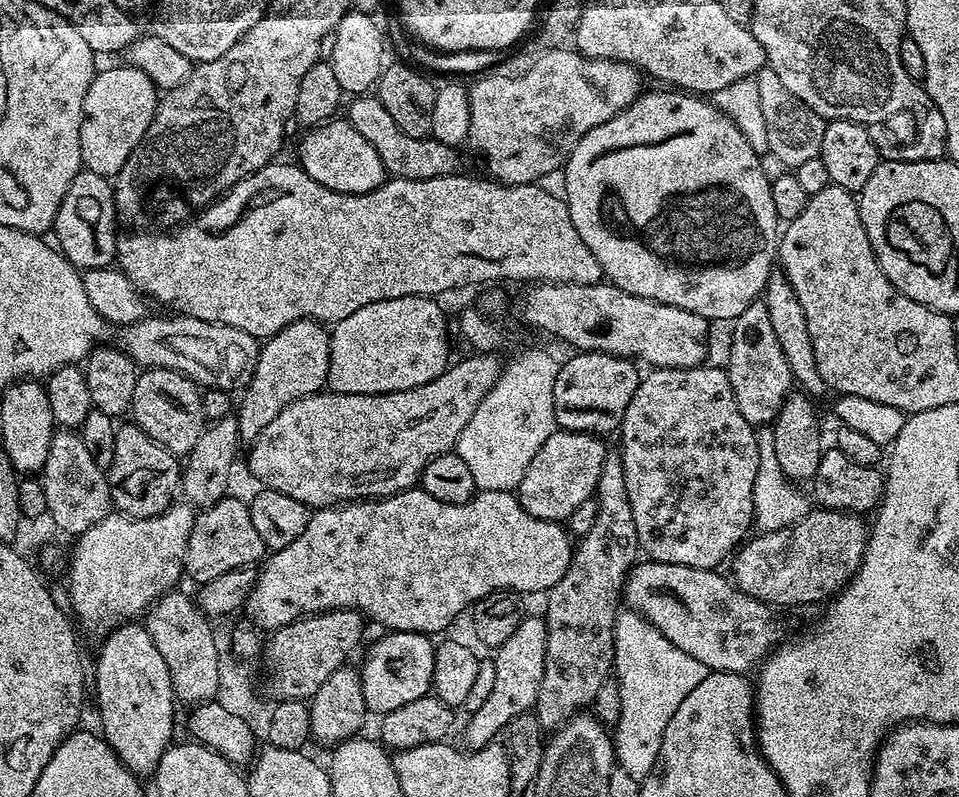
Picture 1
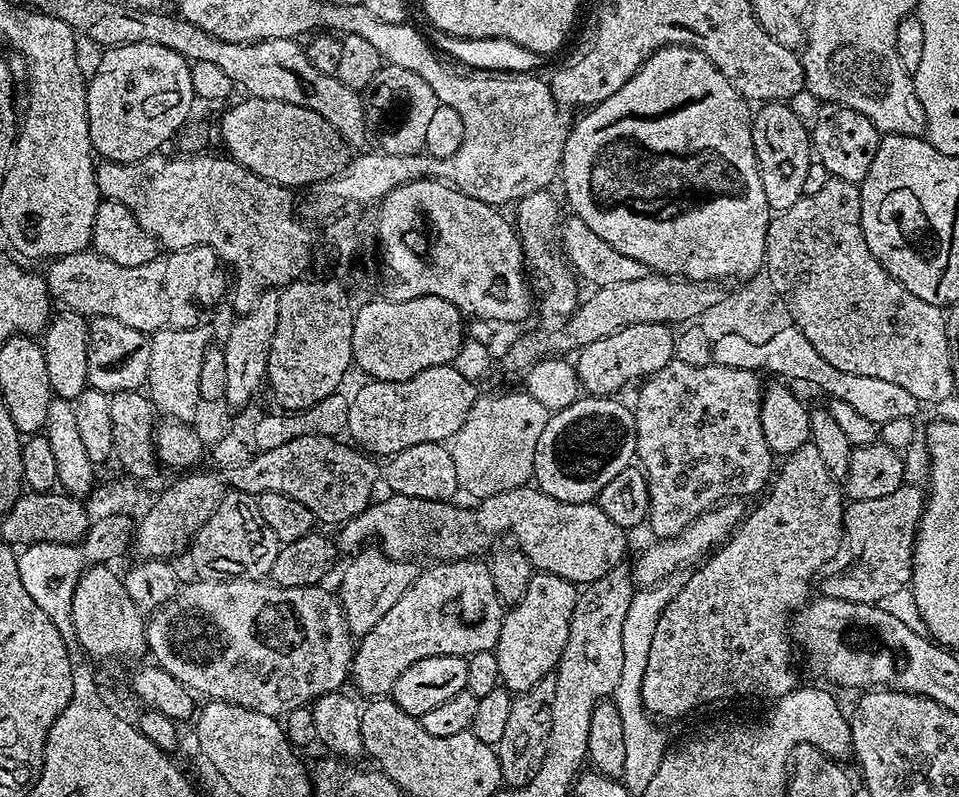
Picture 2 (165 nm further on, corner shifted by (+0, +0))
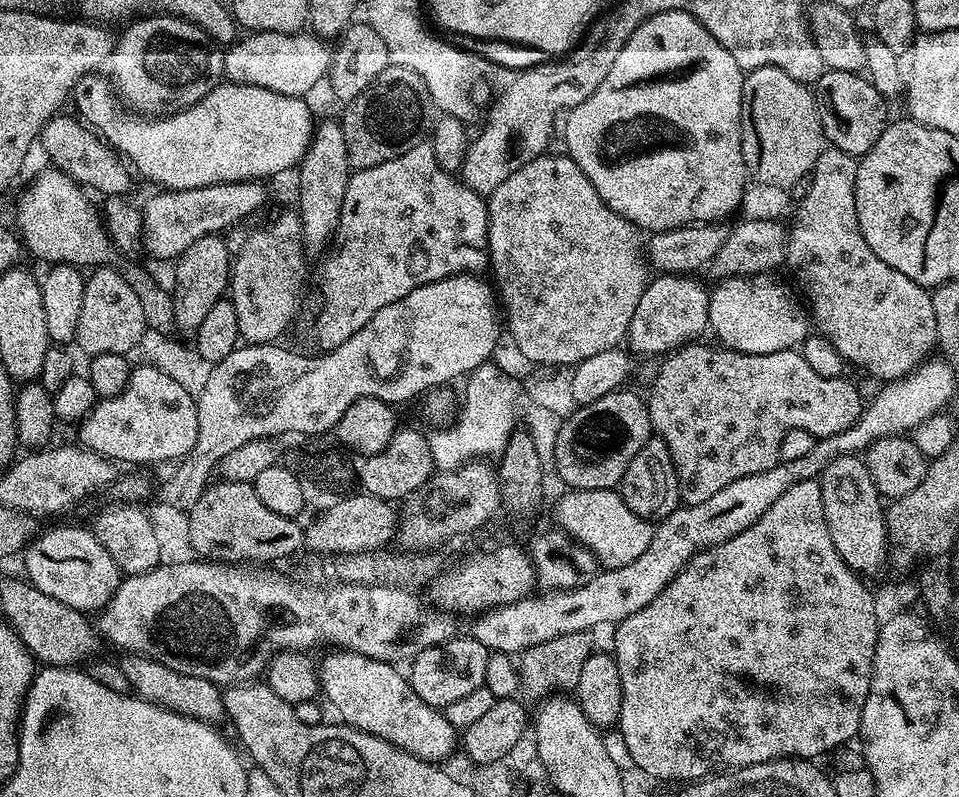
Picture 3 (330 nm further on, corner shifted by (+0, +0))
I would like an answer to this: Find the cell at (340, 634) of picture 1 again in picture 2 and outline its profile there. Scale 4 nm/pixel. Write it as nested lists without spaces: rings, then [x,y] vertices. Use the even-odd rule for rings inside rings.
[[[376,546],[361,547],[353,556],[356,557],[345,566],[340,576],[338,599],[344,609],[344,621],[348,623],[349,632],[359,638],[378,626],[380,619],[390,611],[390,606],[394,606],[394,602],[398,602],[398,598],[410,590],[422,568],[411,559],[387,556]]]

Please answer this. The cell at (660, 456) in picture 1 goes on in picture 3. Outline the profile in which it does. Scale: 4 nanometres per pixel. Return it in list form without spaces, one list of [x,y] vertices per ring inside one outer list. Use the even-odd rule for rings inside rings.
[[[689,342],[682,348],[676,349],[667,357],[668,360],[656,372],[656,381],[652,384],[652,393],[646,396],[648,406],[648,417],[652,423],[652,431],[670,450],[670,458],[676,467],[676,481],[680,487],[680,498],[685,505],[706,502],[722,490],[730,482],[738,478],[746,478],[750,474],[758,474],[762,470],[770,470],[775,464],[780,463],[780,447],[782,438],[790,430],[806,430],[811,436],[823,438],[830,434],[838,434],[850,426],[854,426],[856,419],[860,417],[862,403],[860,404],[860,392],[848,380],[839,380],[836,376],[823,376],[810,361],[804,356],[799,356],[799,351],[783,351],[778,353],[754,354],[729,351],[728,348],[720,346],[707,348],[704,342]]]

